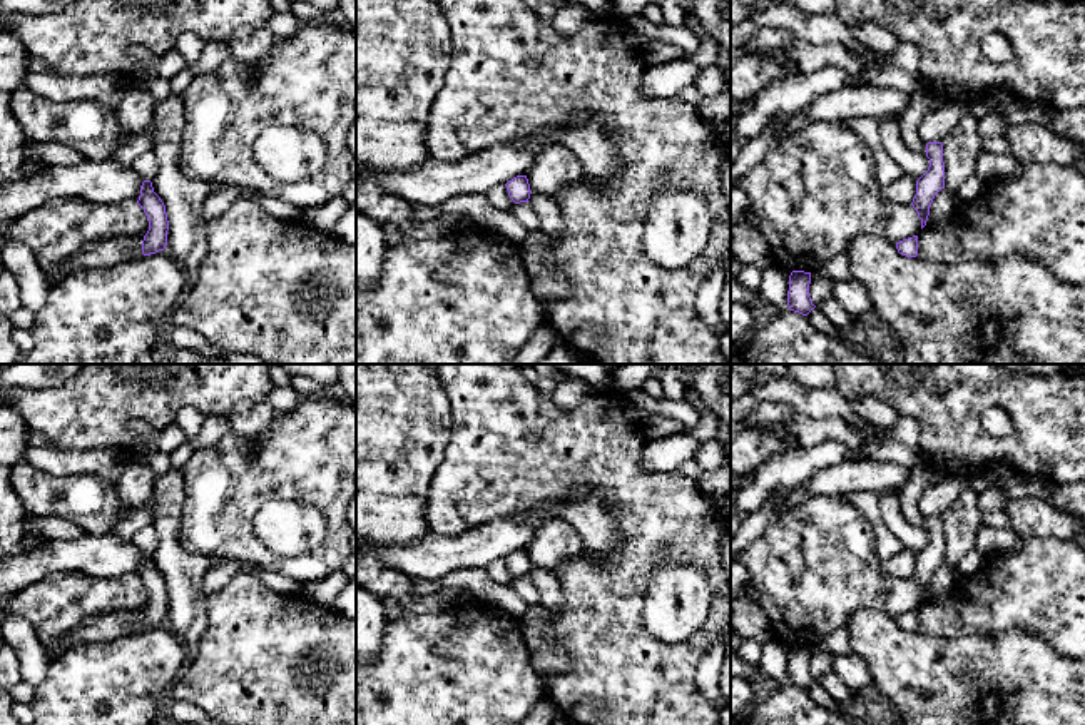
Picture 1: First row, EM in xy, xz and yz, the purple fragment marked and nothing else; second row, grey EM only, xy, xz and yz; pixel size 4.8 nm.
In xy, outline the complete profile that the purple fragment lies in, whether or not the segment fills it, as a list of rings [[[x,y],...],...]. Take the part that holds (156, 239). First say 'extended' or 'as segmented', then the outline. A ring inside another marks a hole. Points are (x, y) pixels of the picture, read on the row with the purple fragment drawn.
as segmented; [[[150,180],[142,182],[137,204],[144,209],[149,219],[149,231],[142,241],[142,254],[150,256],[164,251],[167,246],[169,221],[166,214],[166,205],[154,192]]]

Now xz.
as segmented; [[[517,175],[512,180],[508,180],[505,185],[510,199],[515,204],[528,202],[532,190],[527,175]]]

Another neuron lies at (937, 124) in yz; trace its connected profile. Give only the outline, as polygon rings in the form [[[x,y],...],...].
[[[945,102],[933,112],[928,112],[923,122],[918,127],[918,134],[923,142],[943,142],[943,139],[953,130],[960,115],[963,112],[963,105]]]

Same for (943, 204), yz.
[[[941,189],[931,202],[926,226],[931,226],[935,229],[945,227],[955,210],[955,205],[956,195],[953,195],[946,189]]]

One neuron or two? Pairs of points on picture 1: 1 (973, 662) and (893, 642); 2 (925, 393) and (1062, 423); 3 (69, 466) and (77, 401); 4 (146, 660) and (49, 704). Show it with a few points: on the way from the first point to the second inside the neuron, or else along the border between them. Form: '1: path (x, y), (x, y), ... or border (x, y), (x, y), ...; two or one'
1: path (953, 662), (913, 662); one
2: path (958, 391), (1012, 391), (1028, 400); one
3: border (54, 445), (64, 450), (109, 450); two
4: path (122, 684), (91, 704), (72, 704); one

